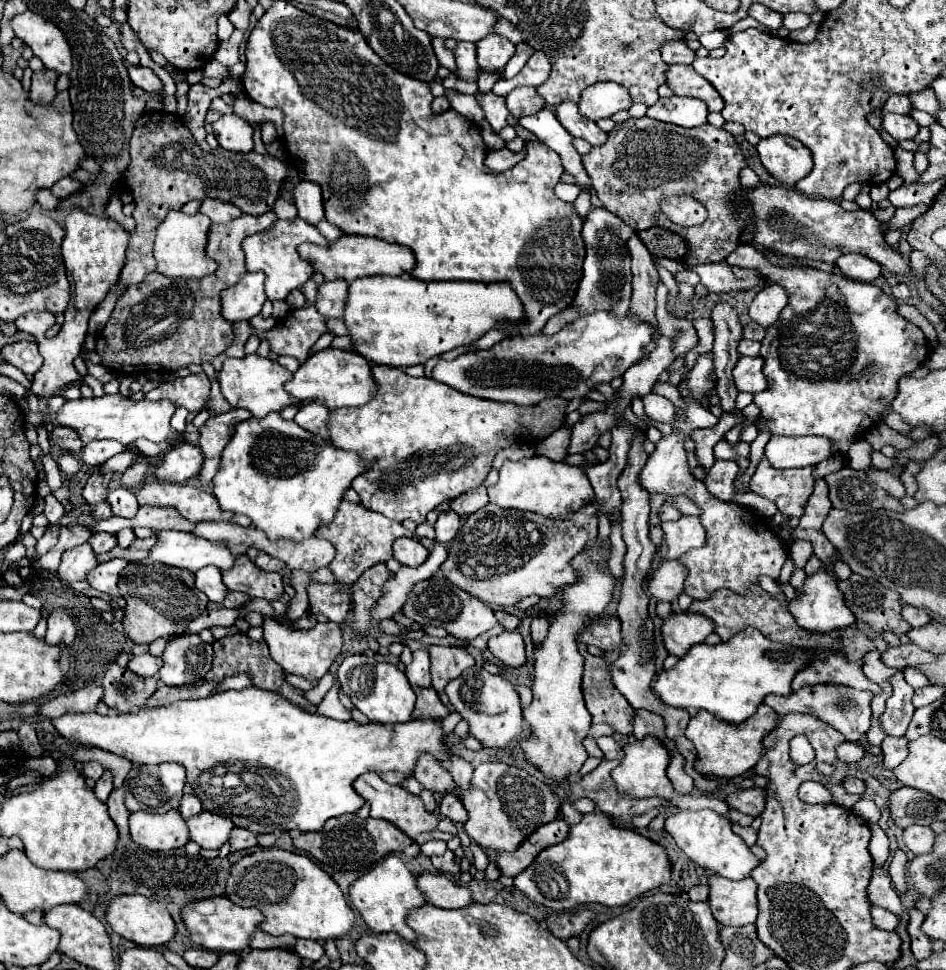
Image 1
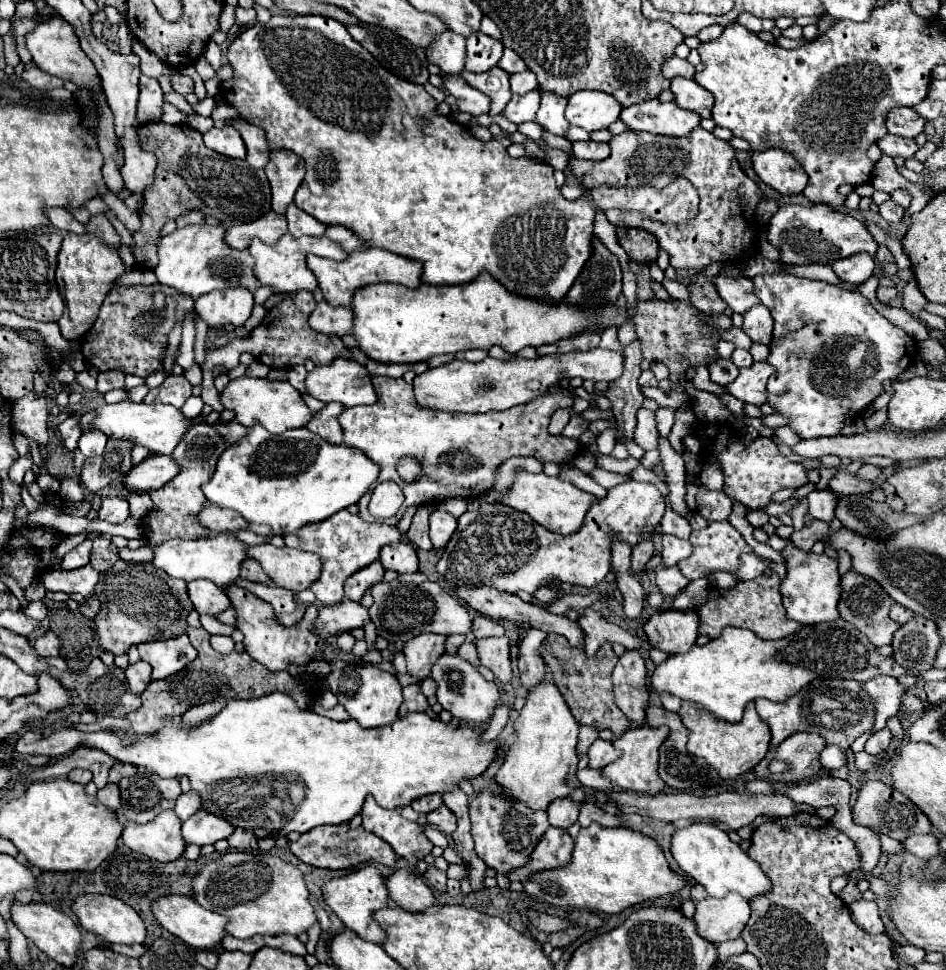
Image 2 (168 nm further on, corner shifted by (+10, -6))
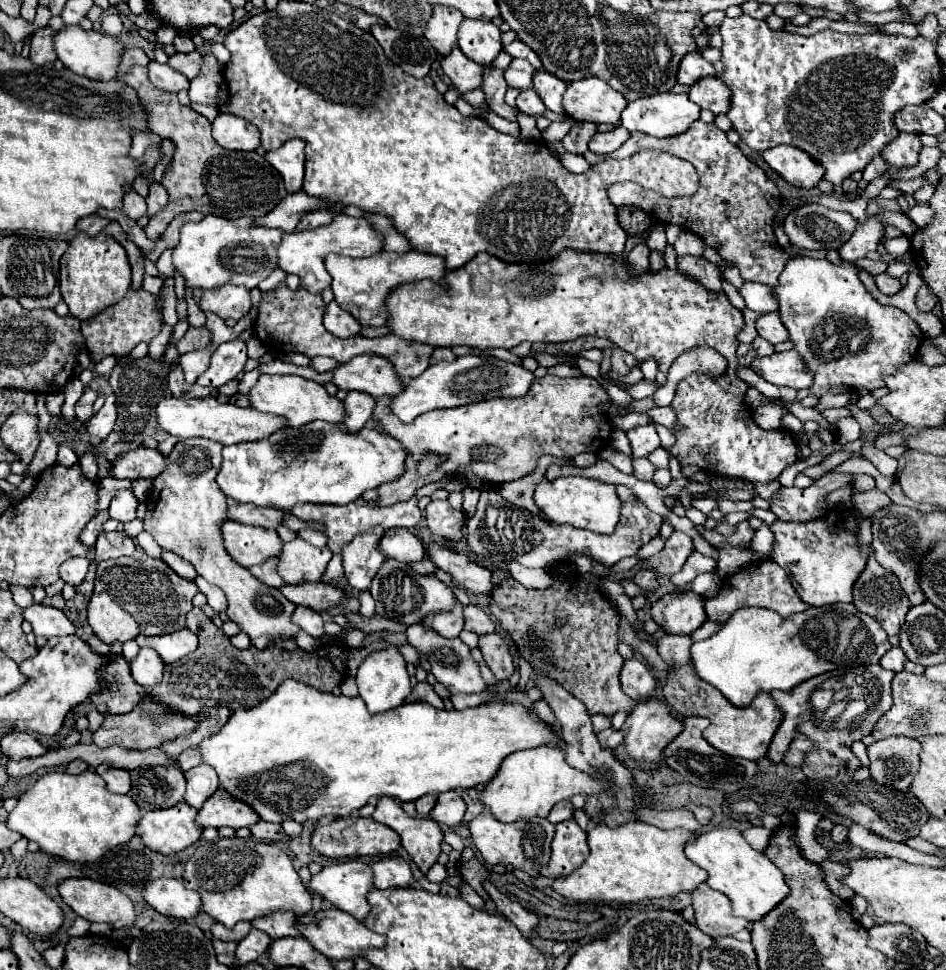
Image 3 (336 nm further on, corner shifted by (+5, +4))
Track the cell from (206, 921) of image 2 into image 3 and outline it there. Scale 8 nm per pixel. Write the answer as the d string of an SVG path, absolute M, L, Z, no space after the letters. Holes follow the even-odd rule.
M154 879L144 885L144 901L158 913L174 919L192 919L200 907L200 895L184 887L182 879Z

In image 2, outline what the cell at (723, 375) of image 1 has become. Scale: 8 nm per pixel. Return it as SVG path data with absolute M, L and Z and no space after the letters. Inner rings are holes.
M699 277L689 285L691 303L705 315L715 317L727 309L727 303L717 295L711 281L707 277Z

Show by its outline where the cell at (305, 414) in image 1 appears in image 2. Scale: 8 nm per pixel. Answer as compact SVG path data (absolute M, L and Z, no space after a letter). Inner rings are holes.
M327 403L321 411L317 411L313 417L311 417L311 421L305 425L311 433L315 433L315 435L319 435L321 439L325 439L327 443L341 443L341 425L339 425L339 421L337 421L337 417L339 417L339 413L343 411L343 407L341 405L337 405L337 403Z

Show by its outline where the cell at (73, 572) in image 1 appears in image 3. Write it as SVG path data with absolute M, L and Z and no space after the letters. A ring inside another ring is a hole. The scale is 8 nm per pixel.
M100 511L100 513L96 513L96 515L86 523L86 527L82 529L80 541L82 541L84 545L92 547L92 545L96 543L96 537L102 533L102 525L104 525L108 519L110 519L110 517L108 517L108 511Z

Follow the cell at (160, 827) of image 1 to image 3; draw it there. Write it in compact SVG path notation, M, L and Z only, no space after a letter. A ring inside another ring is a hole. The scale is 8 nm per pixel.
M184 801L170 809L148 811L140 819L136 833L146 847L158 853L178 853L202 837L202 827L196 823L196 815L198 809Z

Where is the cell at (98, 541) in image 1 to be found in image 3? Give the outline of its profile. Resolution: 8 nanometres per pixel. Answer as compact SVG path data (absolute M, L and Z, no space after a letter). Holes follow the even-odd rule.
M124 531L100 533L96 541L96 563L104 559L118 559L122 555L132 555L136 549L134 539L130 539Z

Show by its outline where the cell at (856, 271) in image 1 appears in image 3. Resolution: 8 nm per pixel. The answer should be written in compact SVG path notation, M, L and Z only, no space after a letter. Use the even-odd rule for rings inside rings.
M878 213L878 215L872 215L864 223L860 223L856 227L854 235L850 237L850 241L846 241L846 245L842 245L840 257L844 261L858 261L858 259L866 257L868 251L876 251L876 247L880 245L882 237L884 237L886 227L902 227L904 235L910 235L910 233L914 233L918 229L902 213Z

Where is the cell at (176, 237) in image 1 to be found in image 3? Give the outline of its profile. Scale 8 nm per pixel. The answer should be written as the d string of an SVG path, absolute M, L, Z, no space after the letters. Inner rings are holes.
M206 215L200 223L186 223L182 227L180 245L174 249L174 267L192 289L214 289L226 283L254 289L278 267L276 245L282 241L282 233L282 229L254 225L254 219L250 217L222 219Z

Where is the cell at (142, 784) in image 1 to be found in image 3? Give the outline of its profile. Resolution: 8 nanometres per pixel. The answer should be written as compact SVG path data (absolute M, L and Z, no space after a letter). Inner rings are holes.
M178 767L134 769L130 797L142 811L166 809L184 799L186 779Z

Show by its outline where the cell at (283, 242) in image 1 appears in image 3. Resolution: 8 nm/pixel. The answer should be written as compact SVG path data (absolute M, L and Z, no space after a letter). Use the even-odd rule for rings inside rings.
M338 215L334 217L334 223L326 227L316 227L308 231L294 231L284 233L282 243L276 247L280 257L280 269L286 273L294 273L302 279L302 287L310 293L322 293L326 287L330 287L332 277L328 275L324 267L324 259L328 253L336 255L350 255L350 257L370 257L384 249L382 235L370 225L368 219L358 219L350 215Z

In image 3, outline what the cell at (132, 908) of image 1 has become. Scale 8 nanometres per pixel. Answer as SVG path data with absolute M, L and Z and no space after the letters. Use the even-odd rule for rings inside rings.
M66 879L58 885L64 903L88 921L104 921L114 929L136 921L134 903L116 887L92 879Z

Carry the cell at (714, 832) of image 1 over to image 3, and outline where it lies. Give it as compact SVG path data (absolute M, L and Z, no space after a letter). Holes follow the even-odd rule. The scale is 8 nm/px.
M716 827L702 833L692 845L686 847L686 857L708 873L706 883L712 889L730 897L734 917L744 917L750 923L766 917L766 913L770 913L770 909L774 909L774 905L778 905L790 893L782 871L760 851L752 849L746 839L732 827Z

